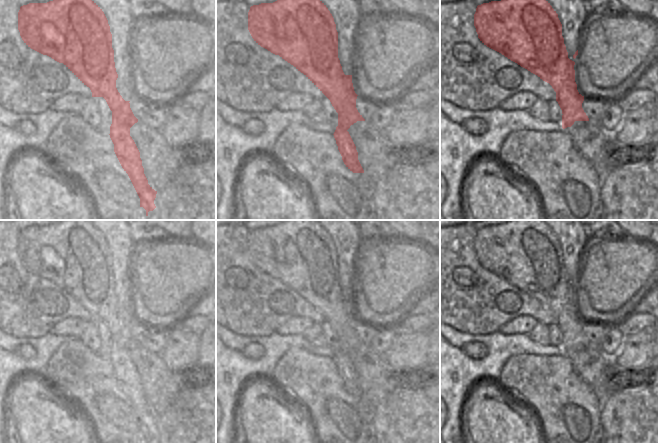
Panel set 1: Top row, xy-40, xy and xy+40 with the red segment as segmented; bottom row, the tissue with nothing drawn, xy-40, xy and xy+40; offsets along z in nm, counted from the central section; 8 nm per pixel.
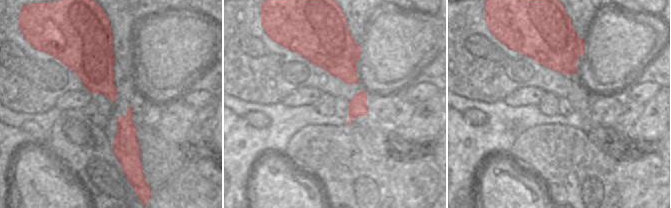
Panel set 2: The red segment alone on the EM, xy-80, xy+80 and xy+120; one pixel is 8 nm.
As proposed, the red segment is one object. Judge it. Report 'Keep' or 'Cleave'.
Cleave.

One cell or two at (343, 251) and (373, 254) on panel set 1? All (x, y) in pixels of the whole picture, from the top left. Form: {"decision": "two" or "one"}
{"decision": "two"}

